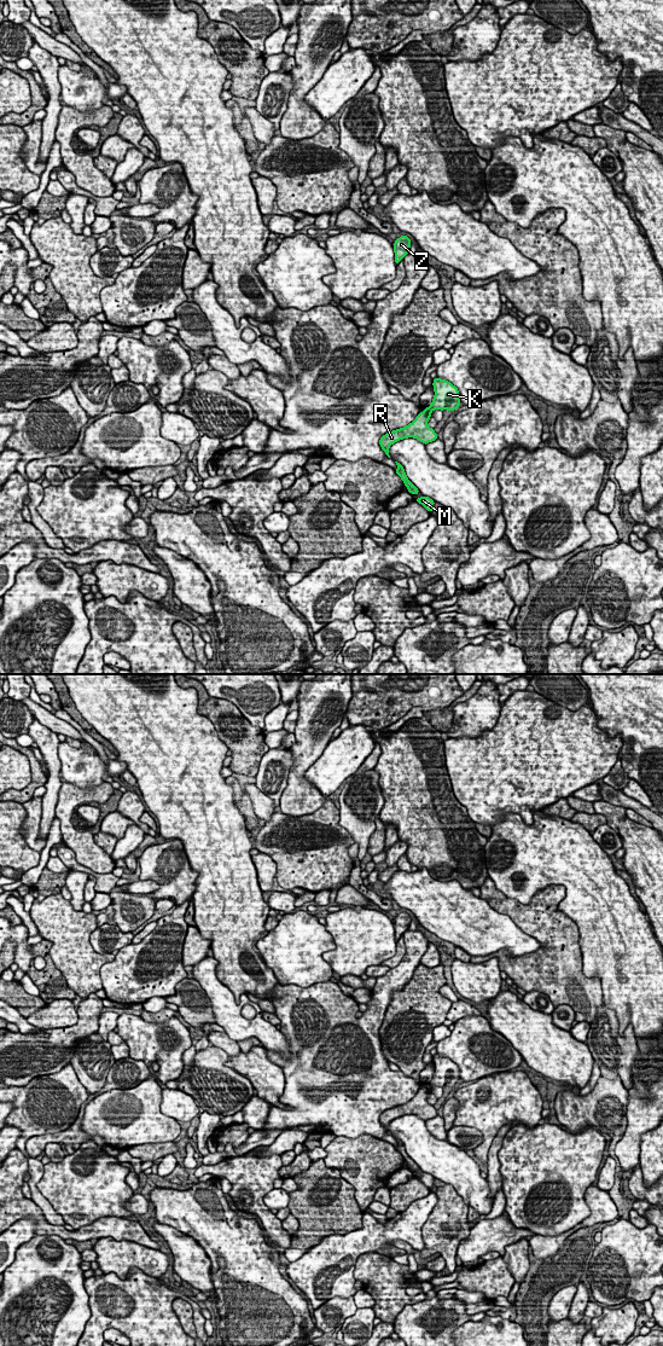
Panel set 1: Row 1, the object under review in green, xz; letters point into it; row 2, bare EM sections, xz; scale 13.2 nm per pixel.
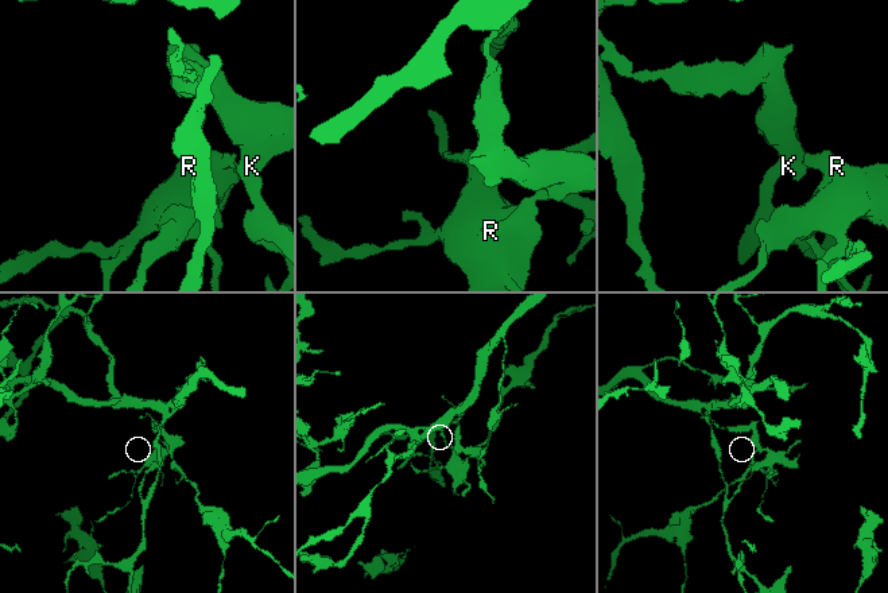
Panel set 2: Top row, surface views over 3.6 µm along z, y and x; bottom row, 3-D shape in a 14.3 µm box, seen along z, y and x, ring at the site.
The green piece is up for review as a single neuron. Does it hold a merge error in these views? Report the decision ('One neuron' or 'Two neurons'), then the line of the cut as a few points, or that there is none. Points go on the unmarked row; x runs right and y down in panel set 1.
Two neurons. Split along xz (429, 1083), (431, 1088)

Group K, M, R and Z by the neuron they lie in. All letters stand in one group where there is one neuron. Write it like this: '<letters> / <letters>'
K / M R Z

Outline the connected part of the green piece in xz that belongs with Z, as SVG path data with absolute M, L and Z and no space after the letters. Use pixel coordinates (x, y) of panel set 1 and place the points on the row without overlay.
M401 912L394 919L394 928L395 928L395 940L397 941L405 932L408 930L411 924L411 916L407 912Z

